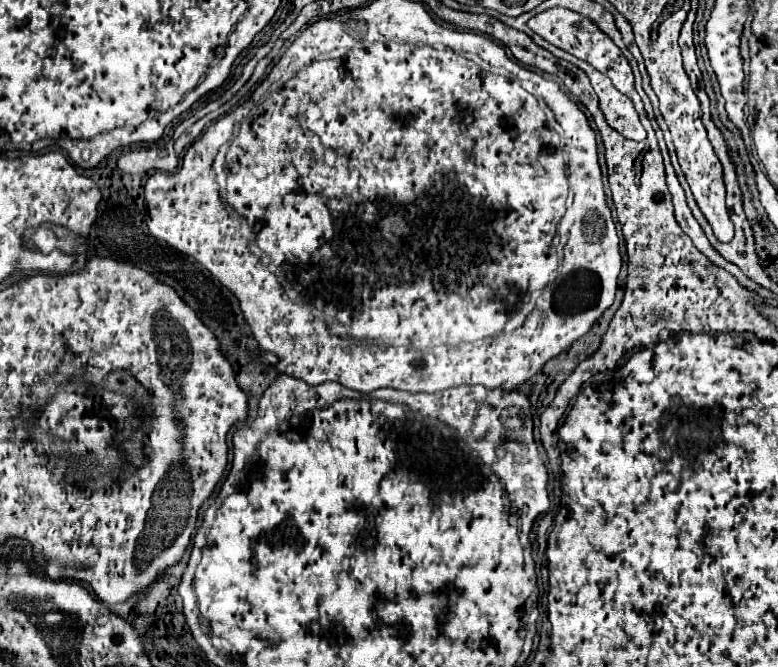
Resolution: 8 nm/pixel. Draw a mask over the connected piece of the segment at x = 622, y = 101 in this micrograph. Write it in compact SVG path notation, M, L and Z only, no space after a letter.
M531 10L531 12L527 12L527 14L521 14L521 16L517 16L517 18L509 18L509 16L503 16L503 14L499 14L499 12L493 12L493 16L497 18L497 20L501 20L503 24L507 24L507 26L513 26L513 28L517 28L517 30L521 30L521 32L525 32L525 34L529 34L531 38L533 38L533 42L535 44L539 44L539 46L543 46L543 48L547 48L551 54L555 54L557 58L563 58L563 60L567 60L567 62L571 62L571 64L575 64L575 66L579 66L587 76L589 76L589 80L591 80L591 86L593 86L593 90L597 92L597 96L599 96L599 104L601 104L601 110L603 110L603 114L605 114L605 118L607 118L607 124L611 126L611 128L615 128L621 136L625 136L625 138L629 138L629 140L645 140L645 136L647 136L647 132L645 132L645 128L643 128L643 124L639 122L639 114L635 112L635 108L633 108L633 102L627 98L627 96L623 96L613 84L611 84L611 80L607 78L607 76L603 76L601 72L597 72L591 64L587 64L587 62L583 62L583 60L579 60L579 58L575 58L575 56L571 56L571 54L567 54L565 50L561 50L561 48L557 48L557 46L553 46L553 44L549 44L547 40L543 40L541 36L537 36L529 26L527 26L527 20L531 18L531 16L535 16L537 14L537 10Z

